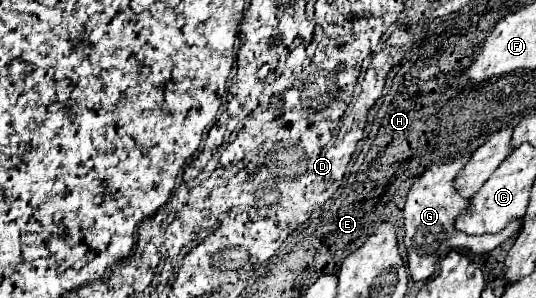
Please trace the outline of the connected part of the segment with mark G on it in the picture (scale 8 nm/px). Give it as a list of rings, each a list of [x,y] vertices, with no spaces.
[[[468,155],[460,157],[460,159],[452,159],[446,161],[442,165],[430,165],[426,167],[426,171],[422,173],[422,177],[418,177],[408,193],[406,199],[406,207],[404,207],[404,247],[406,247],[406,259],[408,259],[408,269],[414,281],[426,281],[434,275],[436,265],[440,263],[442,255],[446,255],[448,251],[468,251],[468,253],[488,253],[492,249],[496,249],[498,245],[502,245],[504,241],[508,241],[510,237],[514,237],[514,233],[520,229],[520,219],[512,221],[504,231],[496,233],[496,235],[484,235],[484,237],[470,237],[466,233],[456,231],[454,227],[454,219],[456,215],[468,205],[468,199],[460,197],[452,183],[454,177],[458,173],[460,167],[464,167],[464,163],[468,163]]]

